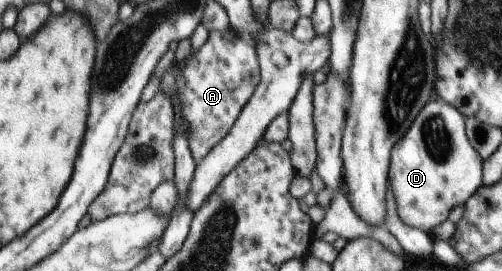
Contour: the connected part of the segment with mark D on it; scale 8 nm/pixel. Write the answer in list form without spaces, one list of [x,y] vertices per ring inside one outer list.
[[[432,96],[418,111],[390,152],[388,180],[396,203],[396,214],[403,223],[427,234],[431,228],[445,221],[450,209],[463,205],[482,185],[482,159],[467,141],[464,117],[439,97]]]

